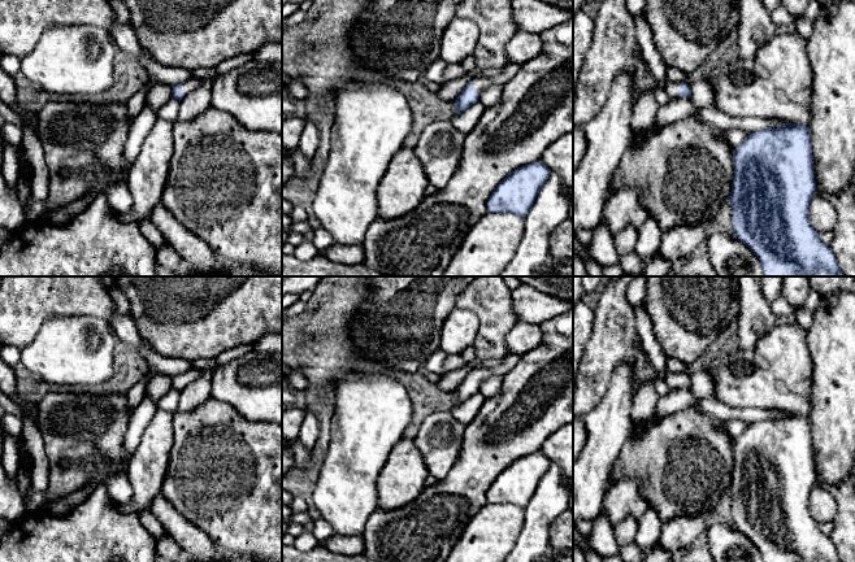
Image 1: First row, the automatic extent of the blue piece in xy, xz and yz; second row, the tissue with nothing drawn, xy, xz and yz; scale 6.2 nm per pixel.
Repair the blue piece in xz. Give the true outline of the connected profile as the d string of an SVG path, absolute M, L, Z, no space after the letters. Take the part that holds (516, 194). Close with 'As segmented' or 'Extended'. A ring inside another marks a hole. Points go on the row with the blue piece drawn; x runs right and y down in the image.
M541 161L517 167L492 191L487 201L487 212L511 213L524 218L530 212L550 173L550 169Z. As segmented

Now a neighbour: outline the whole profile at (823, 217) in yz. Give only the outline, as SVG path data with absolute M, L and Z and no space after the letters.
M816 192L811 199L810 221L819 234L832 231L837 221L834 206L828 197L819 192Z

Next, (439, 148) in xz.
M451 121L433 122L422 131L413 149L430 186L447 186L463 157L464 139Z

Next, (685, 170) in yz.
M695 117L659 126L639 147L632 143L626 149L609 182L611 193L634 186L639 187L641 202L648 213L648 219L655 219L664 232L682 223L706 226L716 218L721 205L728 202L733 183L733 149L720 131L711 125L699 122Z

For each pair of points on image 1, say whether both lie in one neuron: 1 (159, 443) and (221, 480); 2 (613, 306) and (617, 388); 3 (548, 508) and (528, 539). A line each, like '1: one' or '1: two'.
1: two
2: two
3: one

